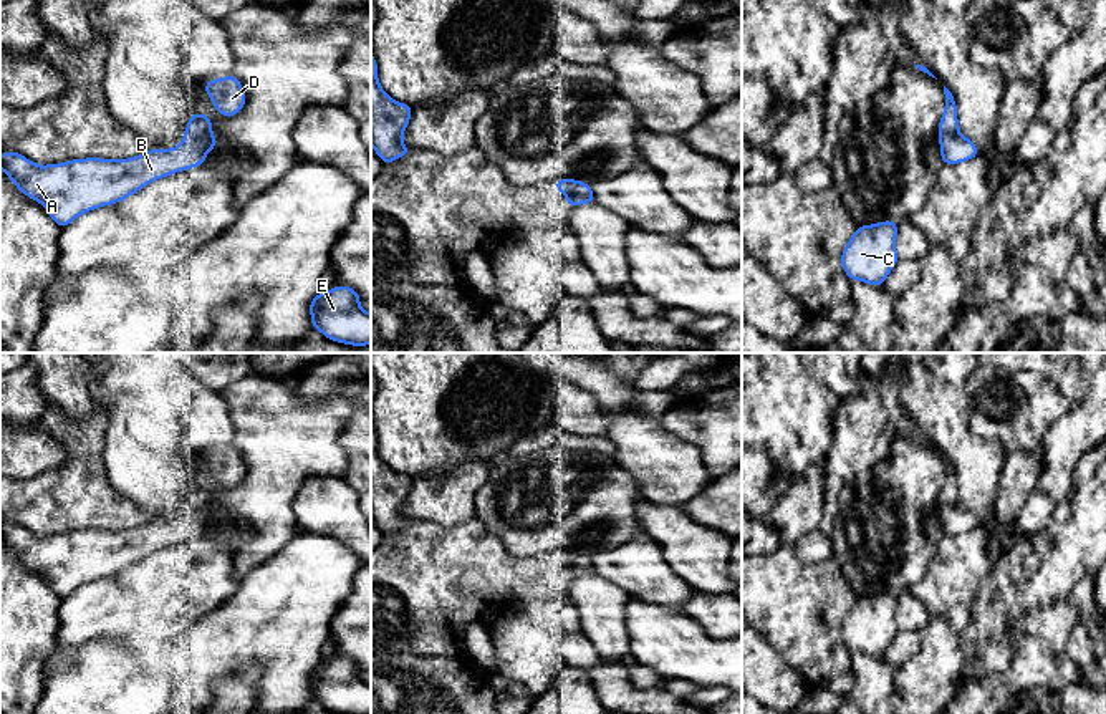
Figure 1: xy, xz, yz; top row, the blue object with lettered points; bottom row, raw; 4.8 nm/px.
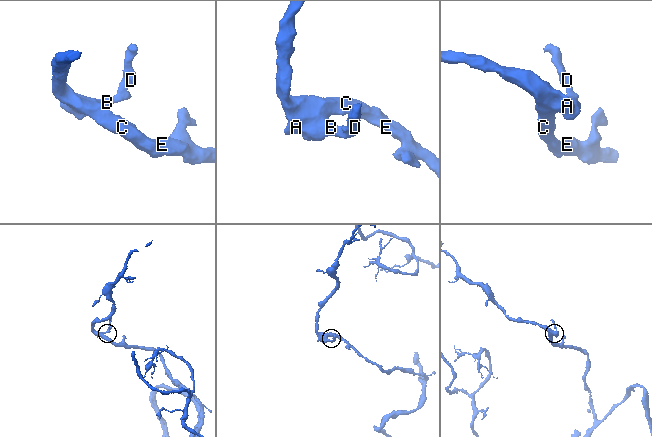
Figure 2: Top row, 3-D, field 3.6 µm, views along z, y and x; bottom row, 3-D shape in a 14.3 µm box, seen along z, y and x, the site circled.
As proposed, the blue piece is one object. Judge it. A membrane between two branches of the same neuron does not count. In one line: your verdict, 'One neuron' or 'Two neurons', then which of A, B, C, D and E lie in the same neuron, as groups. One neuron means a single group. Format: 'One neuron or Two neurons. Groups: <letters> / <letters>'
Two neurons. Groups: A B C E / D

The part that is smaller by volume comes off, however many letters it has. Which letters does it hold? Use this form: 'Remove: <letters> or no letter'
Remove: D

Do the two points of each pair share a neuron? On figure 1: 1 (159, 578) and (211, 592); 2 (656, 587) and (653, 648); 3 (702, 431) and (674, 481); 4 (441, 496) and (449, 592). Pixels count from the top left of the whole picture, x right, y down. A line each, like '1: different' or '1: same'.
1: same
2: different
3: different
4: different

